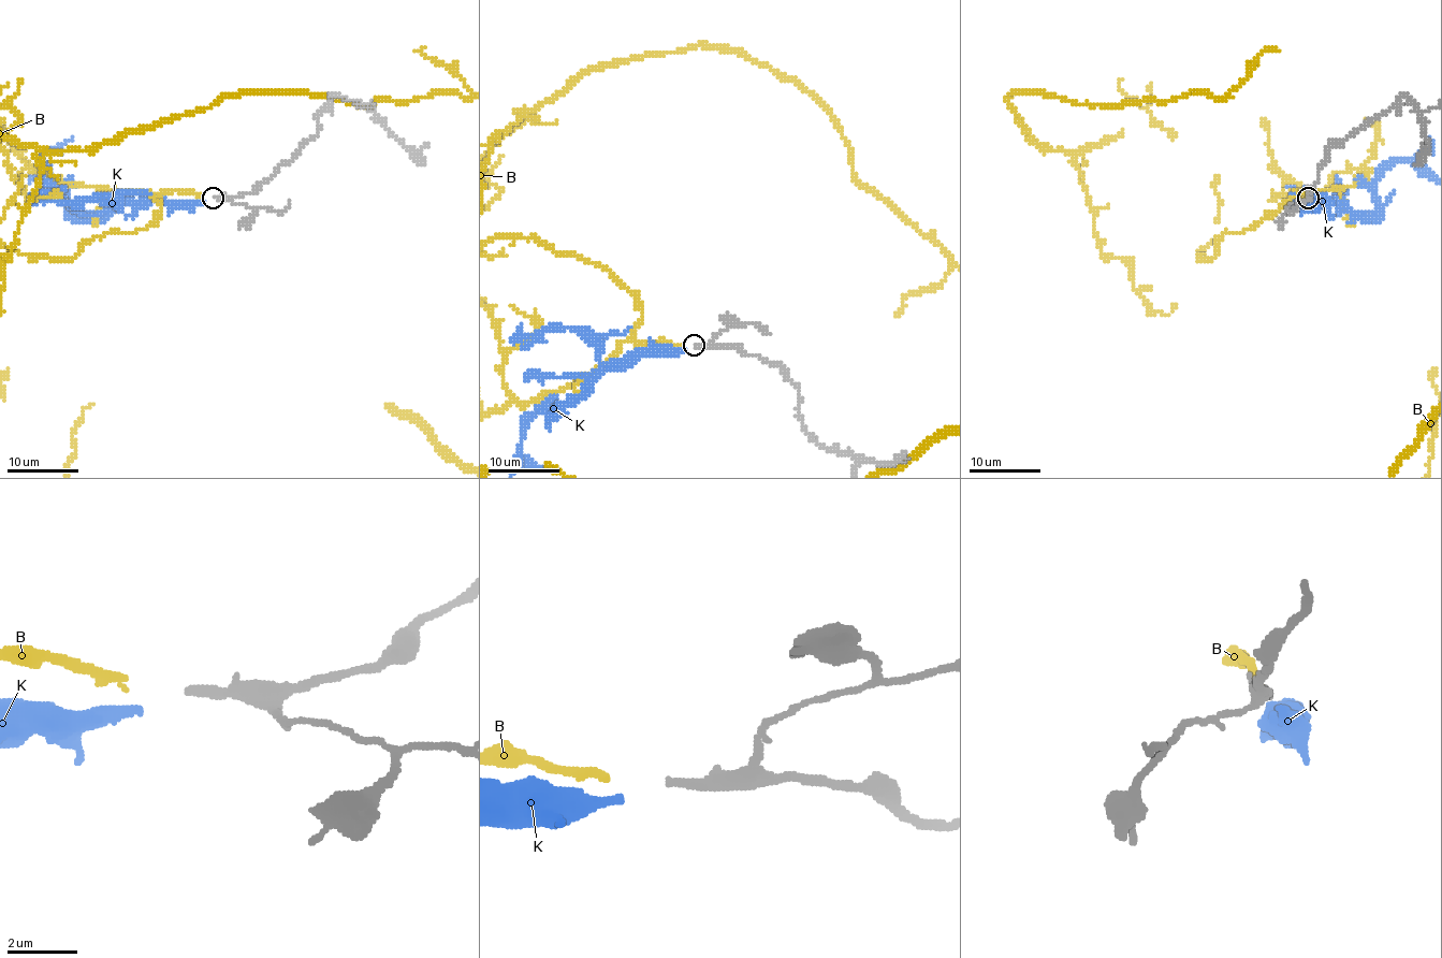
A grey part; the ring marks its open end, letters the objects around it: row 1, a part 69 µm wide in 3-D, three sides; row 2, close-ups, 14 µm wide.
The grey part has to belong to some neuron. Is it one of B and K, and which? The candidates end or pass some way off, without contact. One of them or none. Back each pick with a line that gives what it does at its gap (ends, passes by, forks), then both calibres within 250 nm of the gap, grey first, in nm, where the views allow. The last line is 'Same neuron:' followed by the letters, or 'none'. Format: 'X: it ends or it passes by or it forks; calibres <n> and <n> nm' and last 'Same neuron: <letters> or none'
B: it ends; calibres 240 and 220 nm
Same neuron: B

